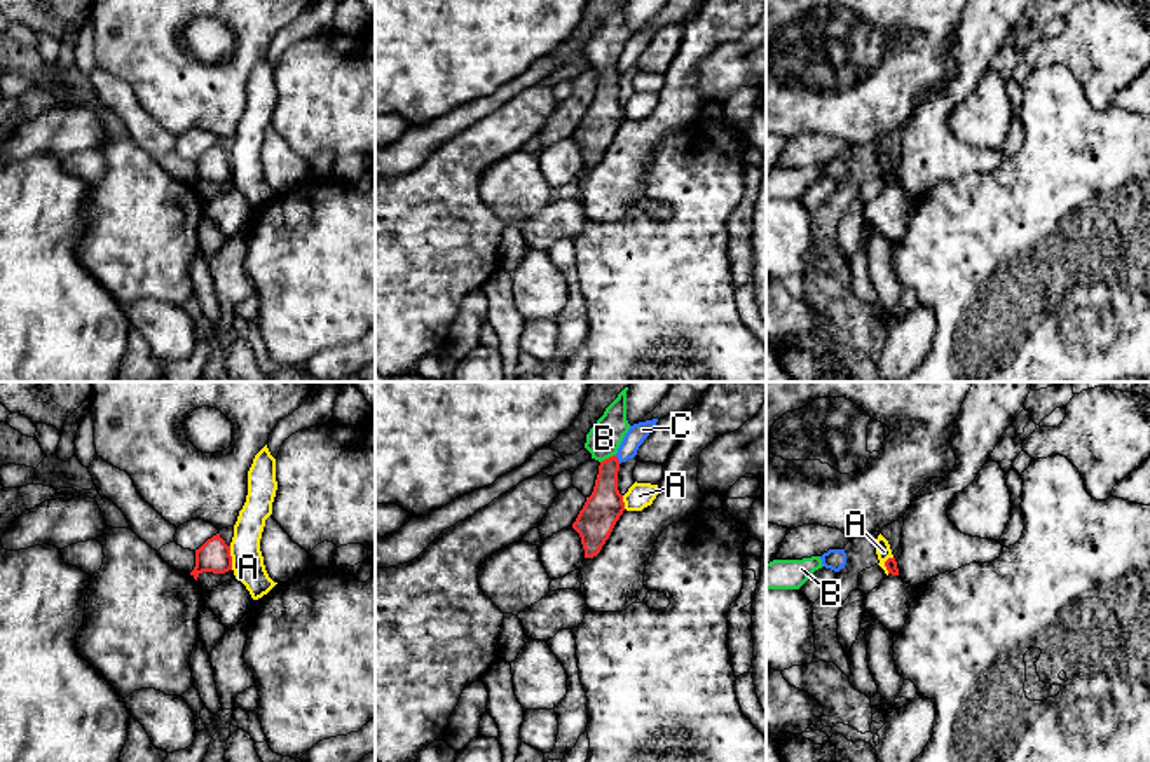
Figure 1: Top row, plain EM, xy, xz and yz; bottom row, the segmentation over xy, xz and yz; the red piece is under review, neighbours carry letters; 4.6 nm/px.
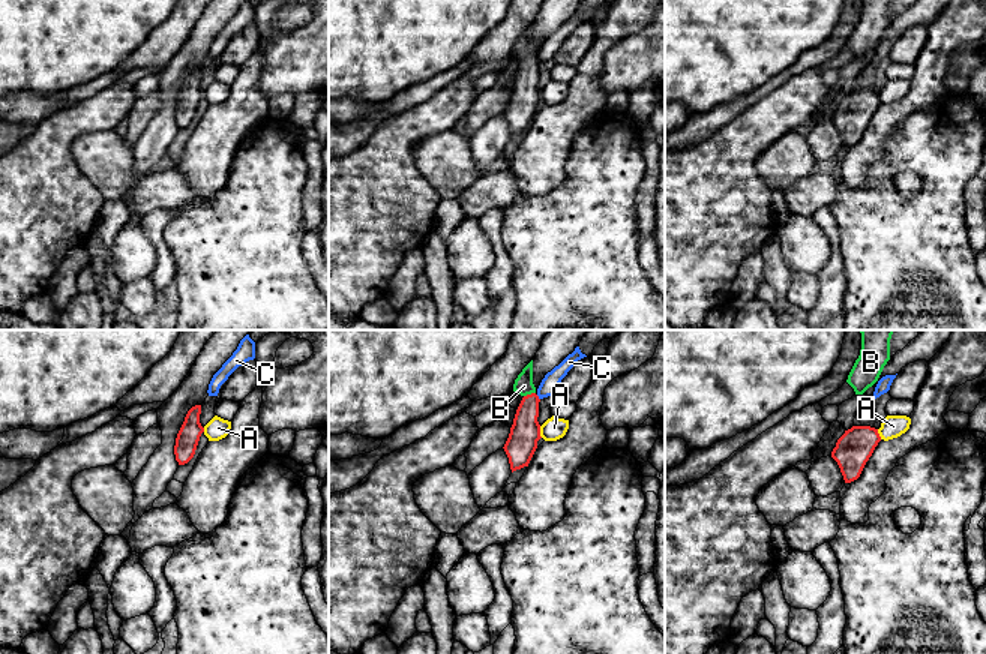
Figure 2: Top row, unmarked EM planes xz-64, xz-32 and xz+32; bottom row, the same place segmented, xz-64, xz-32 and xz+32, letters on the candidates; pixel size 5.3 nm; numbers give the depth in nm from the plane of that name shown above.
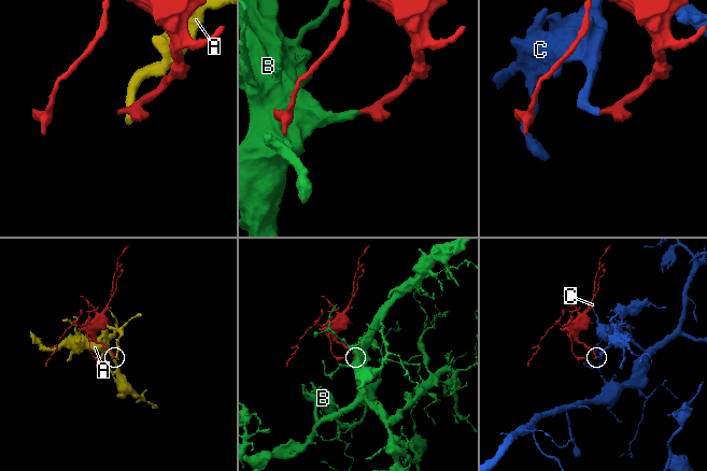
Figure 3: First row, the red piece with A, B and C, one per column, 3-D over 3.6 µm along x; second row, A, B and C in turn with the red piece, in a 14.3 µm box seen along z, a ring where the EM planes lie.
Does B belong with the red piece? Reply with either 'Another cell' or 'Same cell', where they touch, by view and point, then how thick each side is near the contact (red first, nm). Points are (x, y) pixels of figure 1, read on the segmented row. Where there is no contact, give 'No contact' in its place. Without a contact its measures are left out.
Same cell. Touches red at xz (609, 457). Thickness 170 nm (red) against 160 nm

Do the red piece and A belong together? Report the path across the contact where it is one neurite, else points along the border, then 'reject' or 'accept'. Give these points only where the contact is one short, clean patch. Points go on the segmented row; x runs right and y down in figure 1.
border xy (229, 546), (232, 569); reject

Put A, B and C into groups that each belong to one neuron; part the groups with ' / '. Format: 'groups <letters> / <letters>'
groups A / B / C

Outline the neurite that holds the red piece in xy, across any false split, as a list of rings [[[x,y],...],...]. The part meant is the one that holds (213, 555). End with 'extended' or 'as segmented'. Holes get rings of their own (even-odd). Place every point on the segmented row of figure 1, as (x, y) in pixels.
[[[220,534],[195,549],[195,567],[190,572],[195,581],[202,572],[225,574],[229,570],[232,570],[230,546],[225,544]]] | as segmented

